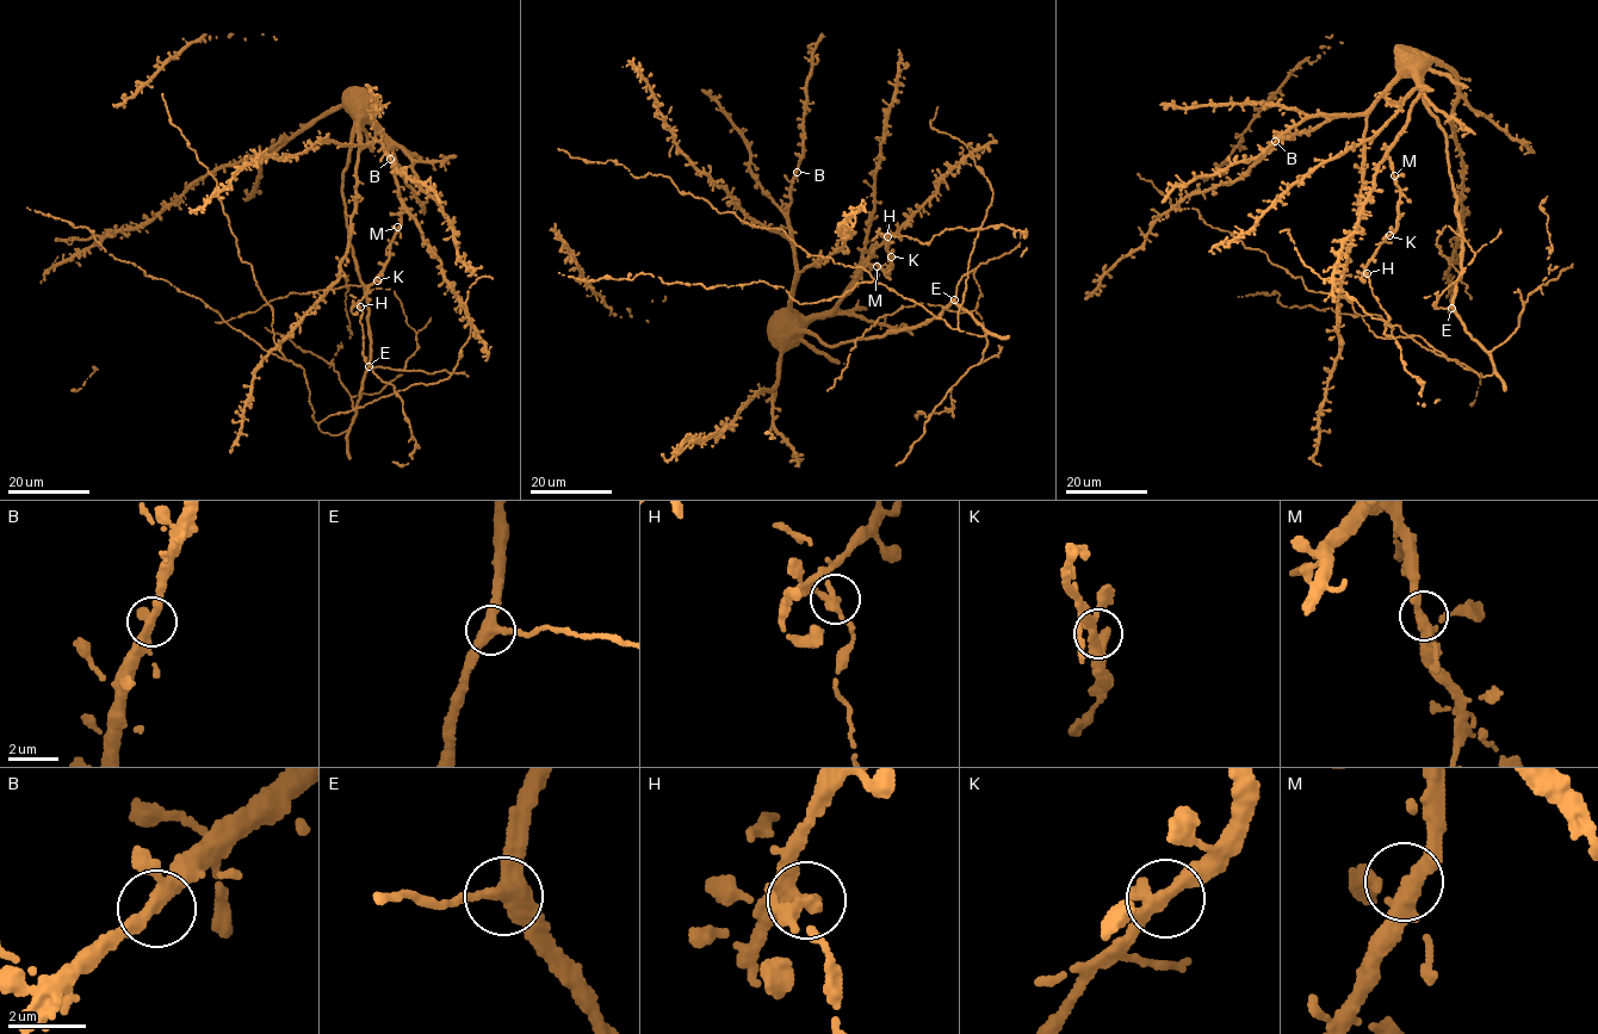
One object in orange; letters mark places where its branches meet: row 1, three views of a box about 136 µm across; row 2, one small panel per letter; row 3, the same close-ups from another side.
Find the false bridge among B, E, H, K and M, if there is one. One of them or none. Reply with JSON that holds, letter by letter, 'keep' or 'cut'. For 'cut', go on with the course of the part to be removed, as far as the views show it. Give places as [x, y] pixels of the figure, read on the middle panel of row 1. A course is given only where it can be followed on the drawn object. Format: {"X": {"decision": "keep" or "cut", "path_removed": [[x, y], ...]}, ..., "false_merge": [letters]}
{"B": {"decision": "keep"}, "E": {"decision": "keep"}, "H": {"decision": "cut"}, "K": {"decision": "keep"}, "M": {"decision": "keep"}, "false_merge": ["H"]}

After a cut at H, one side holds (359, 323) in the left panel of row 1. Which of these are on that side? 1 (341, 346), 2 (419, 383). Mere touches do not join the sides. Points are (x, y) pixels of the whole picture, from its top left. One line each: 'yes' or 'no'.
1: no
2: no

